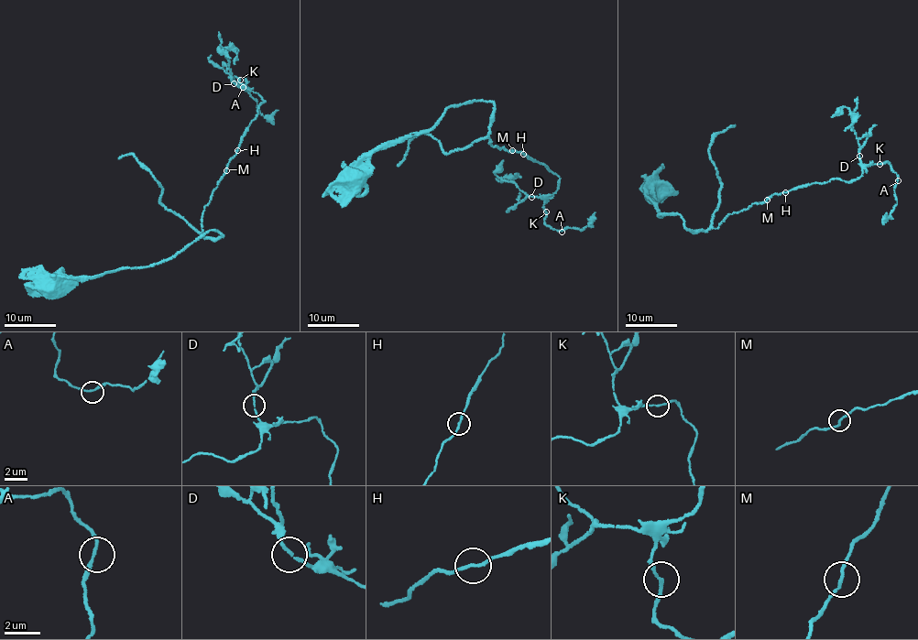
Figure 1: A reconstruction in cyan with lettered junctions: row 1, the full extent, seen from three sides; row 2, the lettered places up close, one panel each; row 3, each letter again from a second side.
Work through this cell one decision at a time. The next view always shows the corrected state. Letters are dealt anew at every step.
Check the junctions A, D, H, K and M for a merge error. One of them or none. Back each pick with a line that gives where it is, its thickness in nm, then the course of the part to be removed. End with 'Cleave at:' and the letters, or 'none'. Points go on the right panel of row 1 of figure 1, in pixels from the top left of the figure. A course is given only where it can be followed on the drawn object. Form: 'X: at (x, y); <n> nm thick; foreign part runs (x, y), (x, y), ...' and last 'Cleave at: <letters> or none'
Cleave at: none

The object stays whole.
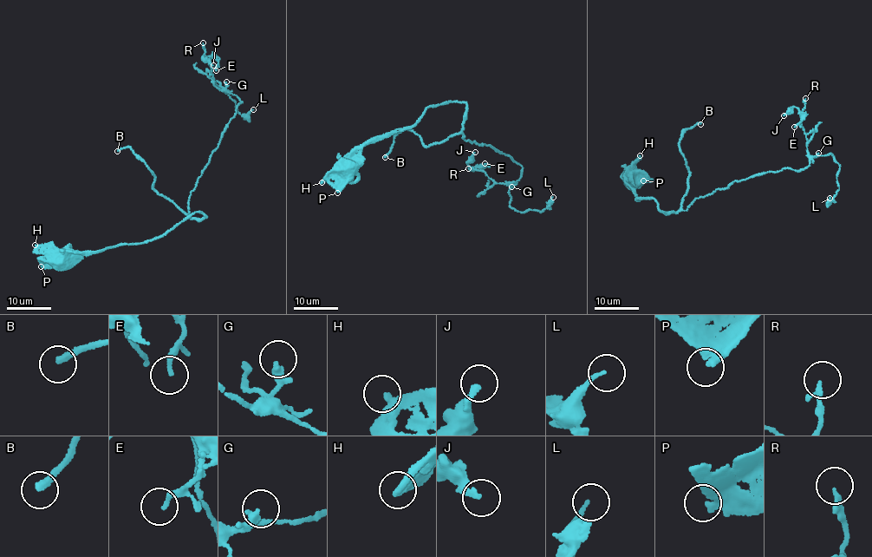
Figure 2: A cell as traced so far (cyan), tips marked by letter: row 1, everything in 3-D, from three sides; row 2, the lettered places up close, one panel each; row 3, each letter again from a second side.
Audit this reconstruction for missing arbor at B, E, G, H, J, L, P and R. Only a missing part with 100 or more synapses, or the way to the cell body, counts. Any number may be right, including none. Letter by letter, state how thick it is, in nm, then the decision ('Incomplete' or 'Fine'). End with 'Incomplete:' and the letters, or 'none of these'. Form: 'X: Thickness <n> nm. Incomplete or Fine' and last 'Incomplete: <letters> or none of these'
B: Thickness 280 nm. Incomplete
E: Thickness 170 nm. Fine
G: Thickness 320 nm. Fine
H: Thickness 300 nm. Fine
J: Thickness 240 nm. Fine
L: Thickness 130 nm. Fine
P: Thickness 420 nm. Fine
R: Thickness 200 nm. Fine
Incomplete: B

